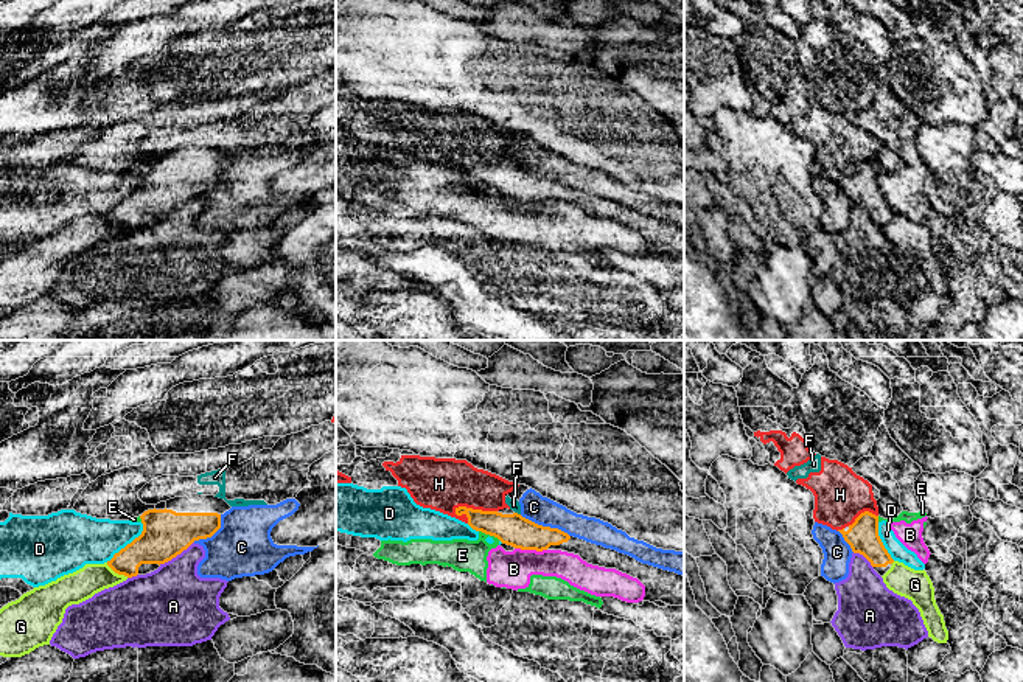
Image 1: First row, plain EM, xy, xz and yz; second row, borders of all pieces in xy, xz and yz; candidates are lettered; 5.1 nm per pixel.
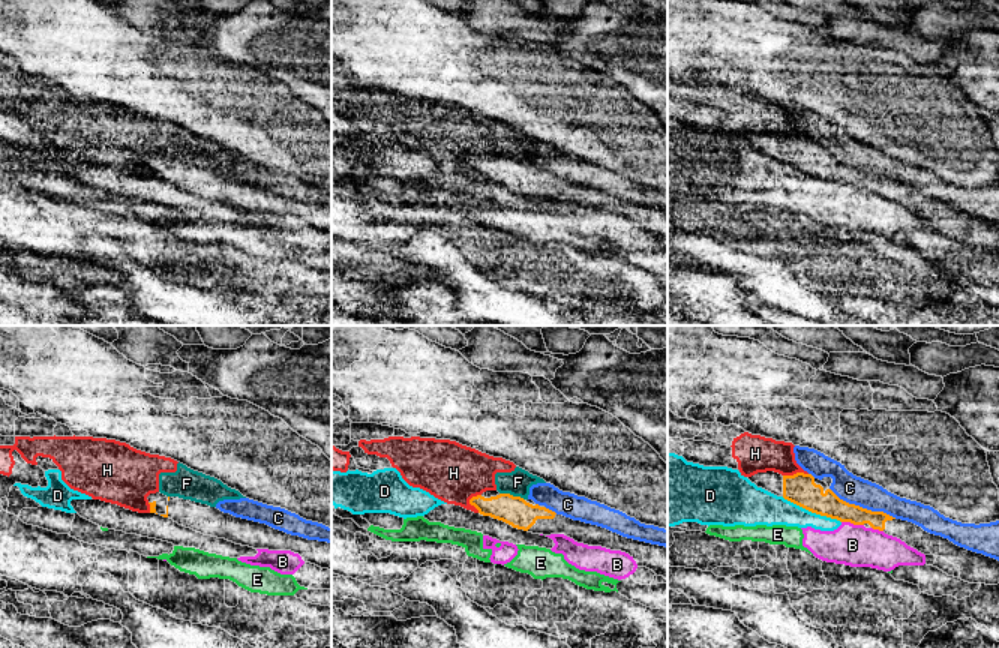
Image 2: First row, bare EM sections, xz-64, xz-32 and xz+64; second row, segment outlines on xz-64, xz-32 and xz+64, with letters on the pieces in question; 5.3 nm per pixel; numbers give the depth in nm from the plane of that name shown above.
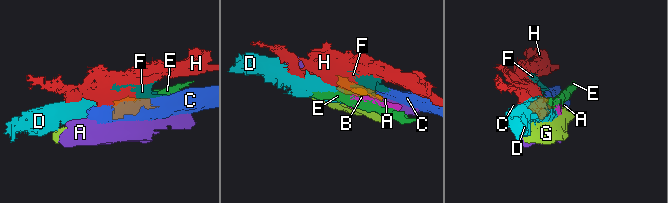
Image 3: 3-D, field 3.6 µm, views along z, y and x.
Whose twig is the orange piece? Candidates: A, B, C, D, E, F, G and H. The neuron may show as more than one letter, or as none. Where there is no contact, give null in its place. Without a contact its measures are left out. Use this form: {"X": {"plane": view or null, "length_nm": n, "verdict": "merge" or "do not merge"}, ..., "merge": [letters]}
{"A": {"plane": "xy", "length_nm": 220, "verdict": "do not merge"}, "B": {"plane": "xz", "length_nm": 170, "verdict": "do not merge"}, "C": {"plane": "xz", "length_nm": 280, "verdict": "do not merge"}, "D": {"plane": "xy", "length_nm": 280, "verdict": "do not merge"}, "E": {"plane": "xz", "length_nm": 120, "verdict": "do not merge"}, "F": {"plane": "xz", "length_nm": 40, "verdict": "do not merge"}, "G": {"plane": "xy", "length_nm": 140, "verdict": "do not merge"}, "H": {"plane": "xz", "length_nm": 220, "verdict": "do not merge"}, "merge": []}

